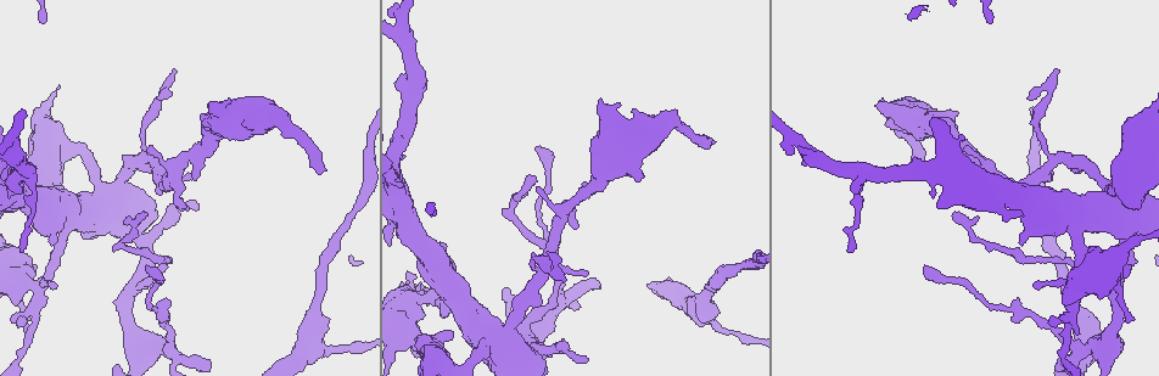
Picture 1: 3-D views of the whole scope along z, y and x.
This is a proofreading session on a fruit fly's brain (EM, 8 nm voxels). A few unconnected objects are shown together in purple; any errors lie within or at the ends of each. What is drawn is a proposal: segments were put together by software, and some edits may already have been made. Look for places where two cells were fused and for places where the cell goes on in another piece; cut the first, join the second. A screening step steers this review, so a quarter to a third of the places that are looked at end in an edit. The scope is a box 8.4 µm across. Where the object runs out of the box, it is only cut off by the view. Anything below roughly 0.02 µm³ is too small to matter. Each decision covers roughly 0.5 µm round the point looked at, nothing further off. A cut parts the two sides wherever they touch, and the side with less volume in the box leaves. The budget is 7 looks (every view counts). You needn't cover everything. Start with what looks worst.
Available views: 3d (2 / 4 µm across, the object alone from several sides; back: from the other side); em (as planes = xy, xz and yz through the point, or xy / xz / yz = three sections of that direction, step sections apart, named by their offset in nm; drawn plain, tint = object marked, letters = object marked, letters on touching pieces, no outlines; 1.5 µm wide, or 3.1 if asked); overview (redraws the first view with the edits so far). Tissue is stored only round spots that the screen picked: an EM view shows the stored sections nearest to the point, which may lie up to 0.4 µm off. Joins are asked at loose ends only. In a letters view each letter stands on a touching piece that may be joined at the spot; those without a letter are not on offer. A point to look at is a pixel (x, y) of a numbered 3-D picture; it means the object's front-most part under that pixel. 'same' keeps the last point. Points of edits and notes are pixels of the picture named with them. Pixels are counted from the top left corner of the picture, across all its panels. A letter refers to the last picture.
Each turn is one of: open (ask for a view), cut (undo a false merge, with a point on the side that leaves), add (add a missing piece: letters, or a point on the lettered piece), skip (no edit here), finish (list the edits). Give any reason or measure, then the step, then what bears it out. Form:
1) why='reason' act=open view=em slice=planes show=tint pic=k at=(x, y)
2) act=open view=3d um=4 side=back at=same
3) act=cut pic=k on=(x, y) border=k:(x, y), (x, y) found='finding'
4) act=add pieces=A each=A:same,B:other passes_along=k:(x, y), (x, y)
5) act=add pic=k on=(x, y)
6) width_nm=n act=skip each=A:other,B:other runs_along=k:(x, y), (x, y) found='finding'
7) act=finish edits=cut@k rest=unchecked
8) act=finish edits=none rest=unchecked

why='stops while still wide' act=open view=3d um=2 pic=1 at=(963, 139)

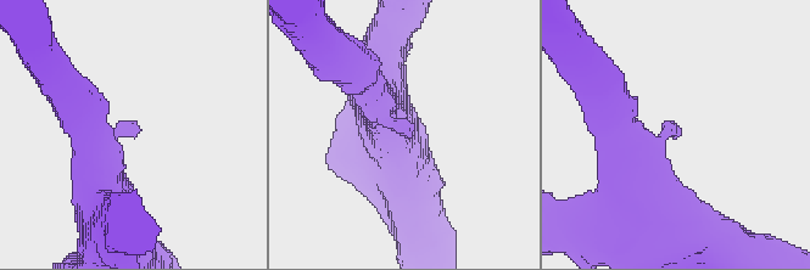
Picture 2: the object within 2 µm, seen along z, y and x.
act=open view=em slice=planes show=letters pic=2 at=(137, 126)

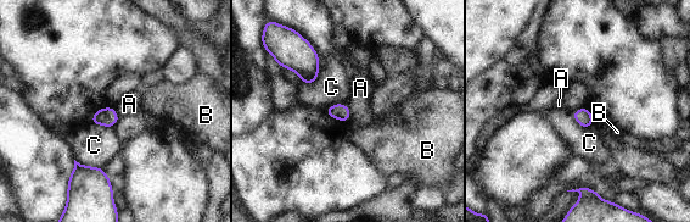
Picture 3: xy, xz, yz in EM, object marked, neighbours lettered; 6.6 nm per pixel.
act=skip each=A:other,B:other,C:other border=3:(346, 104), (349, 111), (349, 122) found='no lettered piece goes on from it'

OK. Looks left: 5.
why='free end' act=open view=em slice=yz step=4 show=tint pic=1 at=(588, 272)

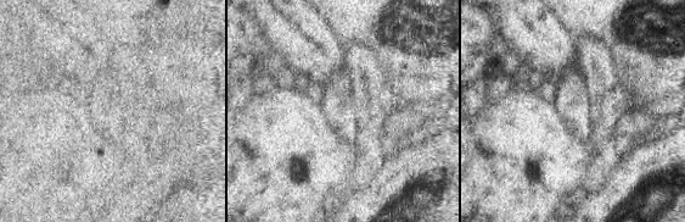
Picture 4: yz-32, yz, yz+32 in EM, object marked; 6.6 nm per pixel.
why='another direction' act=open view=em slice=planes show=letters at=same

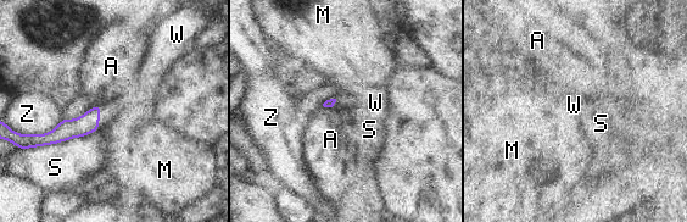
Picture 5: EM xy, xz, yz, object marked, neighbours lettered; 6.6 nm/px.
act=skip each=A:other,M:other,S:other,W:other,Z:other border=5:(100, 123), (98, 128) found='none of them fits'

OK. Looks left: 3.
why='branch point' act=open view=em slice=planes show=tint pic=1 at=(315, 328)

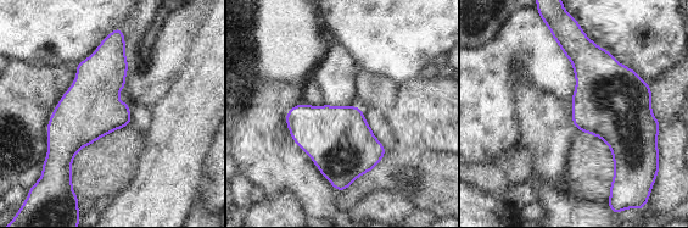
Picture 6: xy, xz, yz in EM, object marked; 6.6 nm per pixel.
act=open view=em slice=planes show=letters at=same

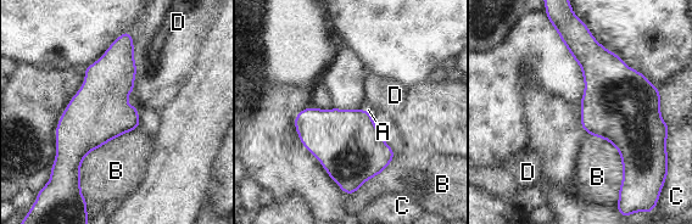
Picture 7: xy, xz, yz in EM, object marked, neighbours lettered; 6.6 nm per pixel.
act=skip each=A:other,B:other,C:other,D:other border=7:(139, 126), (93, 149), (79, 184) found='continuous, no second cell'

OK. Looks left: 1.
act=finish edits=none rest=unchecked

